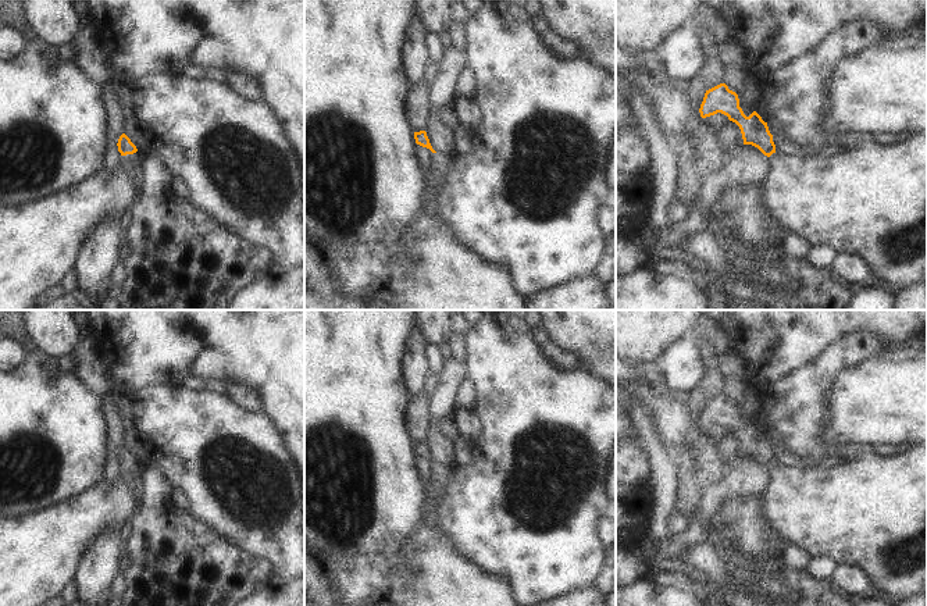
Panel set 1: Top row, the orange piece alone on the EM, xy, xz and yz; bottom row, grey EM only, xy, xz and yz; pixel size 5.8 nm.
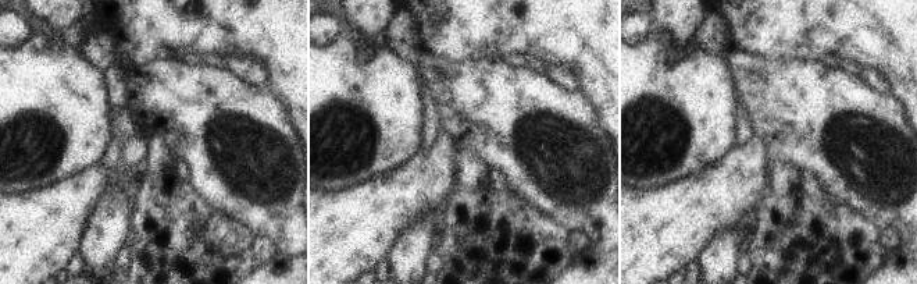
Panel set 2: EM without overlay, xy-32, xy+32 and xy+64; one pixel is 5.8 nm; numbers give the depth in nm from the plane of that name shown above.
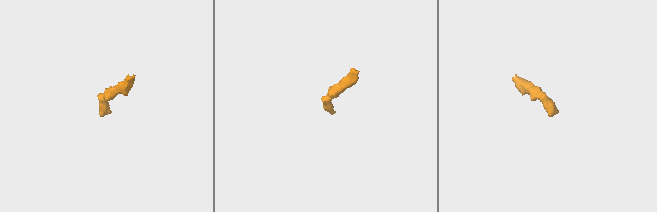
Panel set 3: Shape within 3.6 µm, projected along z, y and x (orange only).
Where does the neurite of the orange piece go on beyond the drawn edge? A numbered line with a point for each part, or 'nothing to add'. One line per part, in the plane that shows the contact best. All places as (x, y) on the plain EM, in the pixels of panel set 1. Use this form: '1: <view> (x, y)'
1: xy (39, 553)

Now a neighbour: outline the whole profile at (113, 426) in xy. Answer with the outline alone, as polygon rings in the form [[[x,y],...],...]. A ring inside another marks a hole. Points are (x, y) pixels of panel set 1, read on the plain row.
[[[110,393],[101,396],[101,417],[104,421],[104,443],[107,457],[104,461],[104,470],[101,473],[100,484],[111,484],[121,473],[121,464],[118,463],[118,450],[124,445],[124,425],[115,404],[111,400]]]

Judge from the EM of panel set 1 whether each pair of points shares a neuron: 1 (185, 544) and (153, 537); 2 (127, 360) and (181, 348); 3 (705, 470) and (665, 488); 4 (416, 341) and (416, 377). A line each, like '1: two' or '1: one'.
1: one
2: one
3: two
4: one

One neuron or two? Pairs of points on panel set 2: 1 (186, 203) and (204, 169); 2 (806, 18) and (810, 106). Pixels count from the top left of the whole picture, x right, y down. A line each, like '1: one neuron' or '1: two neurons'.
1: two neurons
2: two neurons

